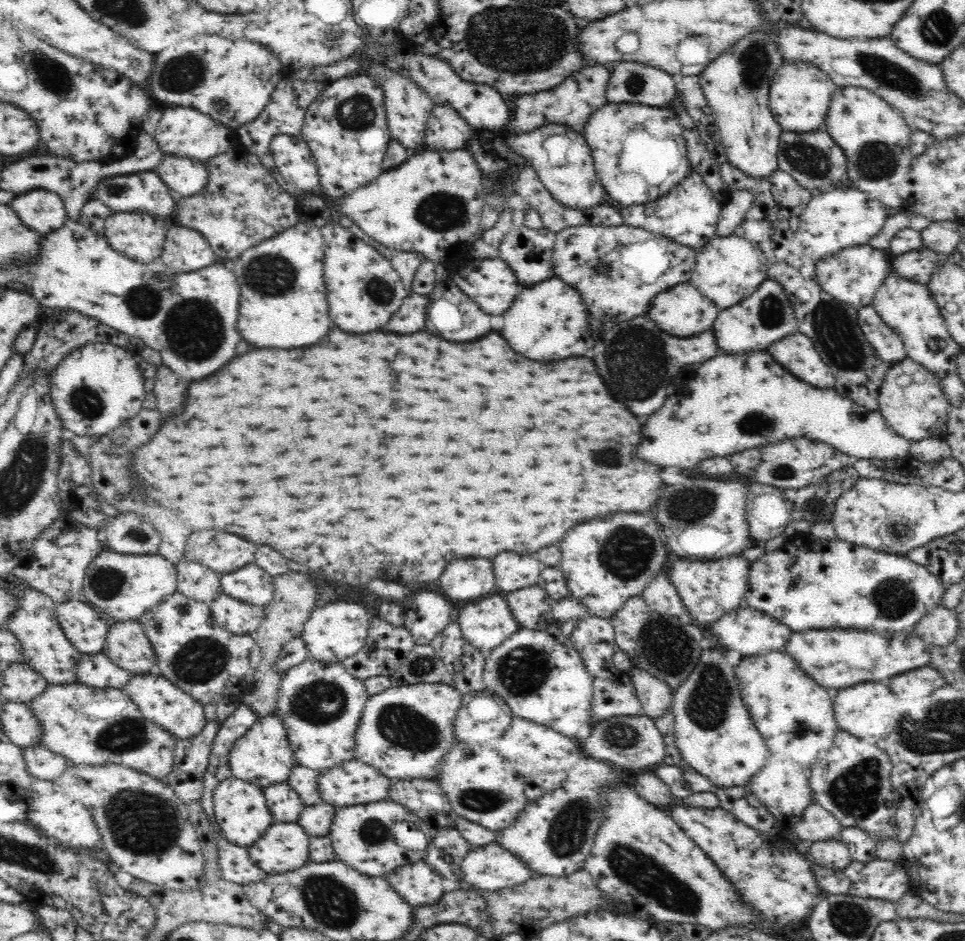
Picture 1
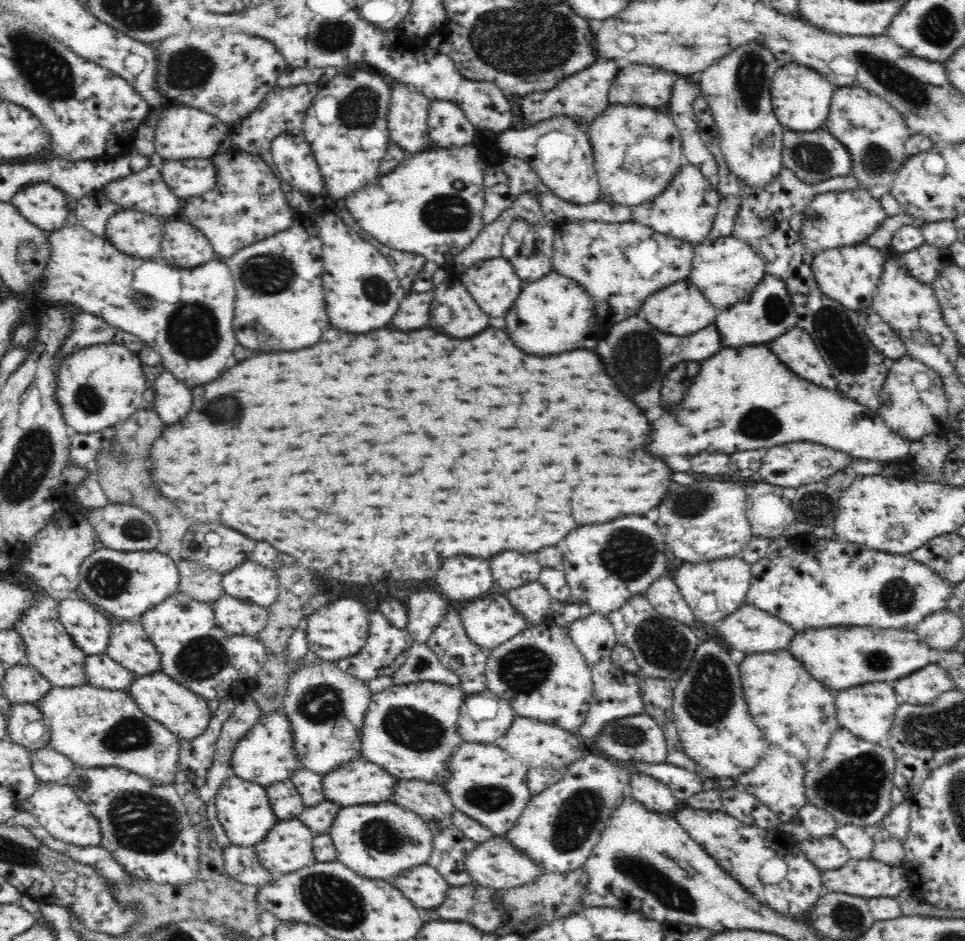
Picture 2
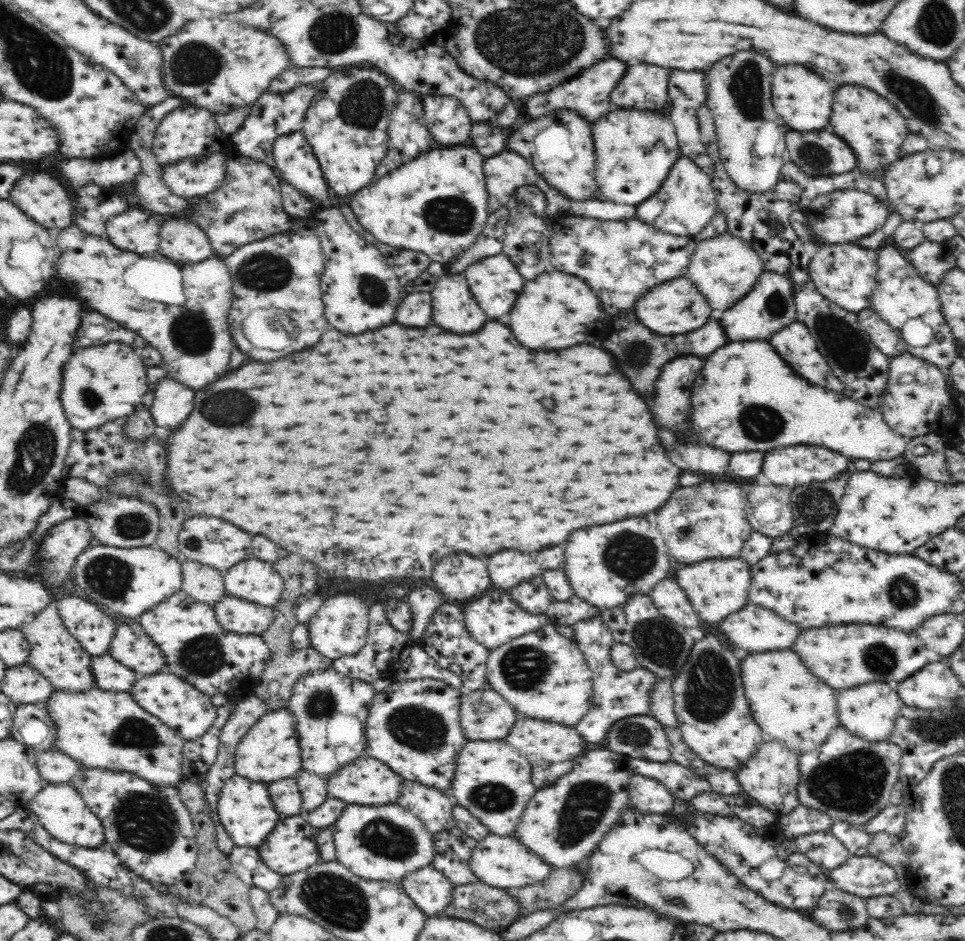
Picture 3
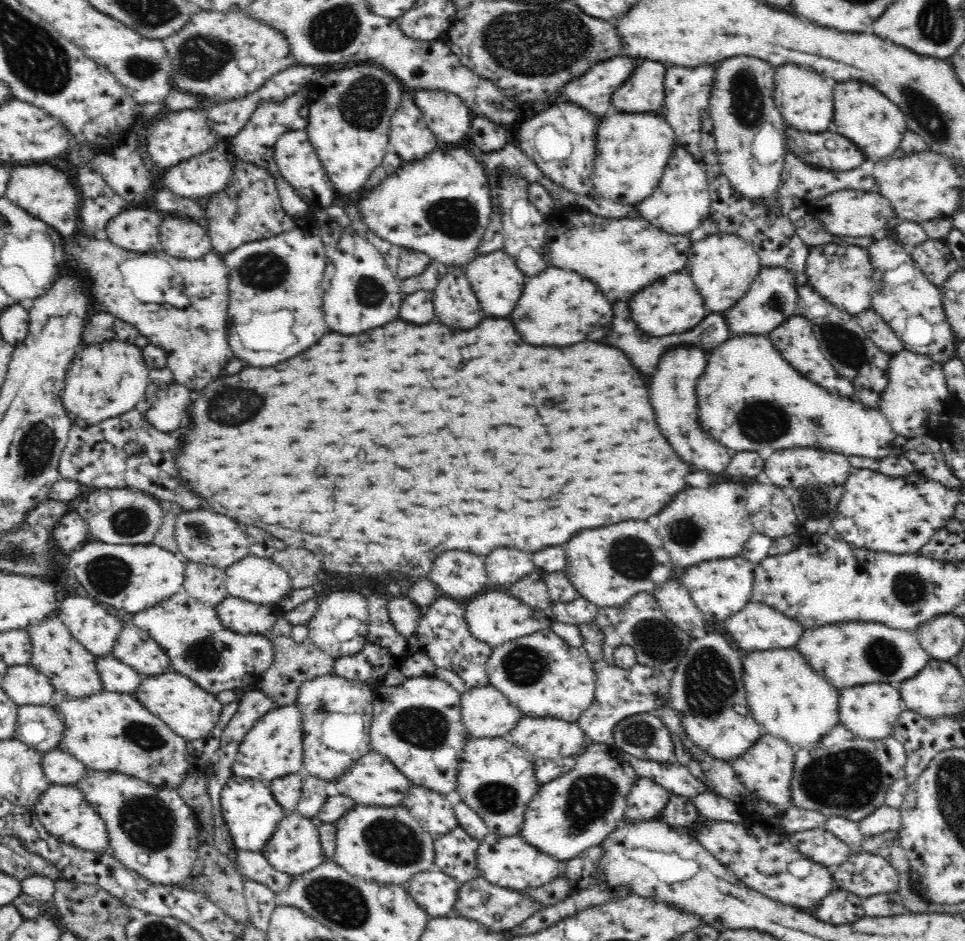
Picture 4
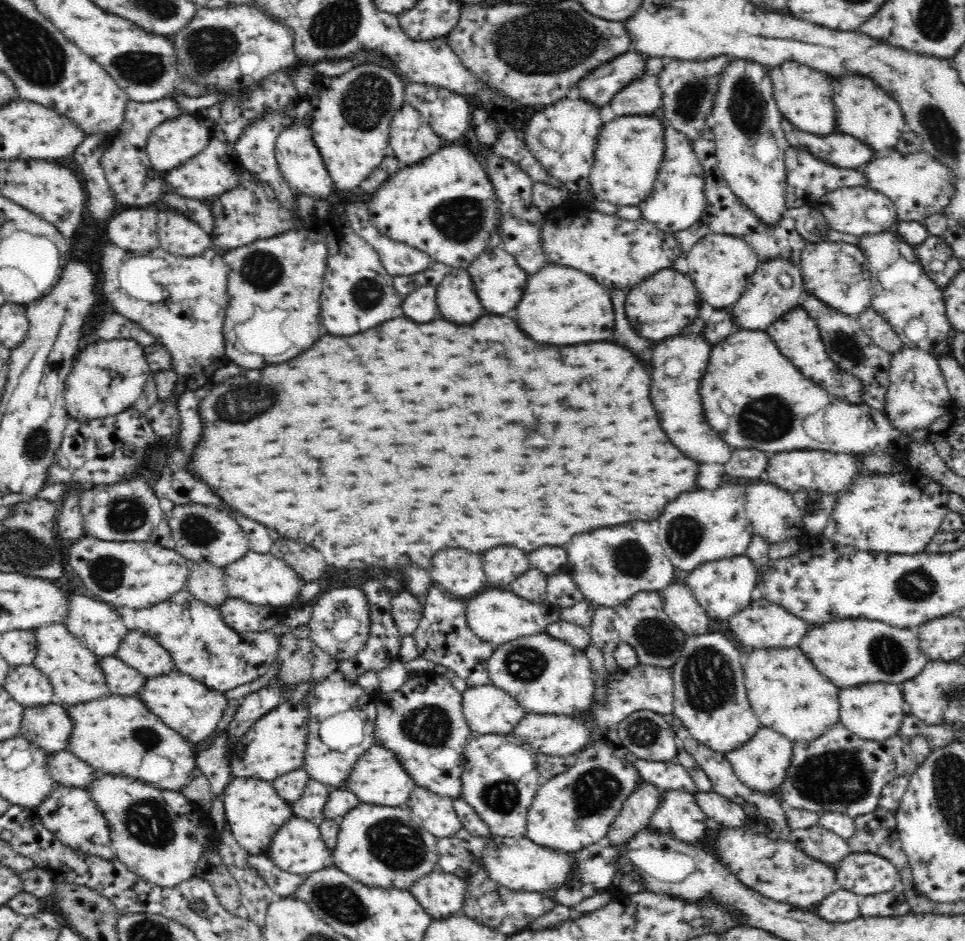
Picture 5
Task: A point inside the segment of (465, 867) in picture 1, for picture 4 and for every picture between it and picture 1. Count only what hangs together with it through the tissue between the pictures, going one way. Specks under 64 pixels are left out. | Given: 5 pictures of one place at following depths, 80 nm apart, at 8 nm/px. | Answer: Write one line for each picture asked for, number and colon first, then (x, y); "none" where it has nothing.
2: (495, 864)
3: (499, 861)
4: (509, 862)

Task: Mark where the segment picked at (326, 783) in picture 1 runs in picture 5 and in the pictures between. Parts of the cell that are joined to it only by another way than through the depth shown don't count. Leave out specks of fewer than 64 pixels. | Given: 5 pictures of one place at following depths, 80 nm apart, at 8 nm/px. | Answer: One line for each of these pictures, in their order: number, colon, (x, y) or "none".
2: (359, 782)
3: (366, 781)
4: (372, 780)
5: (377, 778)

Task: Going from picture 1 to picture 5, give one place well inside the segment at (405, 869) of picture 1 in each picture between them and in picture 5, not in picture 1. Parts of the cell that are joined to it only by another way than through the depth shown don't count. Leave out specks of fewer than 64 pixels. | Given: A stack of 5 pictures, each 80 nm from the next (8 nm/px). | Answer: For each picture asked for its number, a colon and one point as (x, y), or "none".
2: (424, 886)
3: (431, 891)
4: (435, 892)
5: (441, 894)

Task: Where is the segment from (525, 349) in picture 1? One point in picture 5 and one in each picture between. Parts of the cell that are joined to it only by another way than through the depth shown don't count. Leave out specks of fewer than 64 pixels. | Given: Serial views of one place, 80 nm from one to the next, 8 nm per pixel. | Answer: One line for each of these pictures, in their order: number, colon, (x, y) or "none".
2: (553, 314)
3: (557, 310)
4: (559, 307)
5: (560, 305)

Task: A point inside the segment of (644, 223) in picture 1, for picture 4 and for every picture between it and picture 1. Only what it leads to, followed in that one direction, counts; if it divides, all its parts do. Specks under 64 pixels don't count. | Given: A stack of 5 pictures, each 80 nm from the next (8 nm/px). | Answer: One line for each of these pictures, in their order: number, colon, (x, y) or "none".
2: (686, 210)
3: (686, 202)
4: (681, 203)

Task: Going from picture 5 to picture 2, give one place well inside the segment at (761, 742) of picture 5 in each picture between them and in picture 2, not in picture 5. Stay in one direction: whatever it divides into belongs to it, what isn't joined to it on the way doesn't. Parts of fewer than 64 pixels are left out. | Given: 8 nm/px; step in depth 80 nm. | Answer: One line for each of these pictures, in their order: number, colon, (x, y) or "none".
2: (777, 781)
3: (771, 778)
4: (766, 768)

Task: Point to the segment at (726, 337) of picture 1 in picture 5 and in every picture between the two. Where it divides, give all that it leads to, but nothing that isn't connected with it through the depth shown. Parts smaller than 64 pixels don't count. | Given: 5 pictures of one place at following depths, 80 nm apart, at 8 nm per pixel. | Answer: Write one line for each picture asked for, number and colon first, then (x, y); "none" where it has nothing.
2: (767, 313)
3: (770, 306)
4: (772, 298)
5: (766, 300)

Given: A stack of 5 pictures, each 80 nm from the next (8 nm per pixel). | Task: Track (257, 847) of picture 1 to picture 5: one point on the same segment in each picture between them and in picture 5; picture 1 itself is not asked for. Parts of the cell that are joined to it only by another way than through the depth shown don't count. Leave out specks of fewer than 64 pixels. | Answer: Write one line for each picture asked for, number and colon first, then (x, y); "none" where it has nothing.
2: (287, 847)
3: (290, 847)
4: (294, 848)
5: (297, 847)

